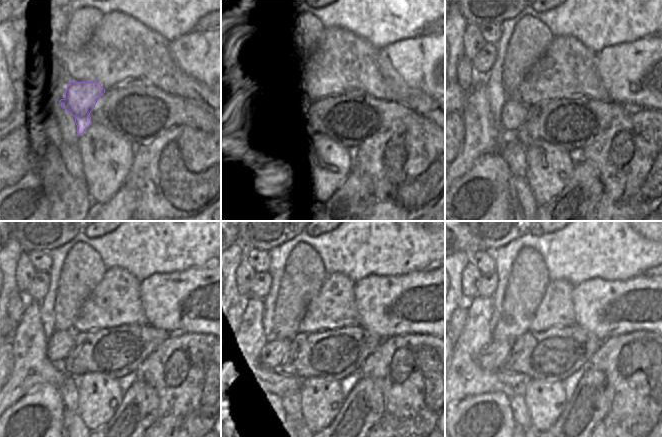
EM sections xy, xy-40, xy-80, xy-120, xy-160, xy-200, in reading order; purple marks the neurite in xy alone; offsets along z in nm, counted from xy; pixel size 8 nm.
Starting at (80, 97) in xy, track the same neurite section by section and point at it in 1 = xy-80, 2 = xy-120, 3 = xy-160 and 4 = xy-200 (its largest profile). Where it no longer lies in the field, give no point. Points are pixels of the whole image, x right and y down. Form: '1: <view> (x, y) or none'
1: xy-80 (514, 112)
2: xy-120 (60, 343)
3: xy-160 (275, 350)
4: xy-200 (492, 356)

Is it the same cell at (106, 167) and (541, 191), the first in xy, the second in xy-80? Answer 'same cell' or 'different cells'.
same cell

